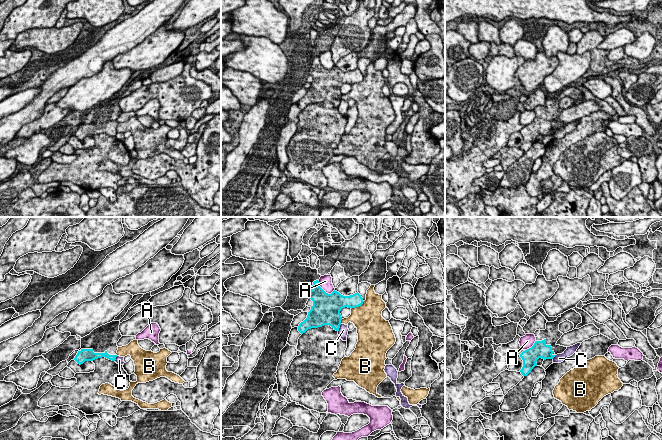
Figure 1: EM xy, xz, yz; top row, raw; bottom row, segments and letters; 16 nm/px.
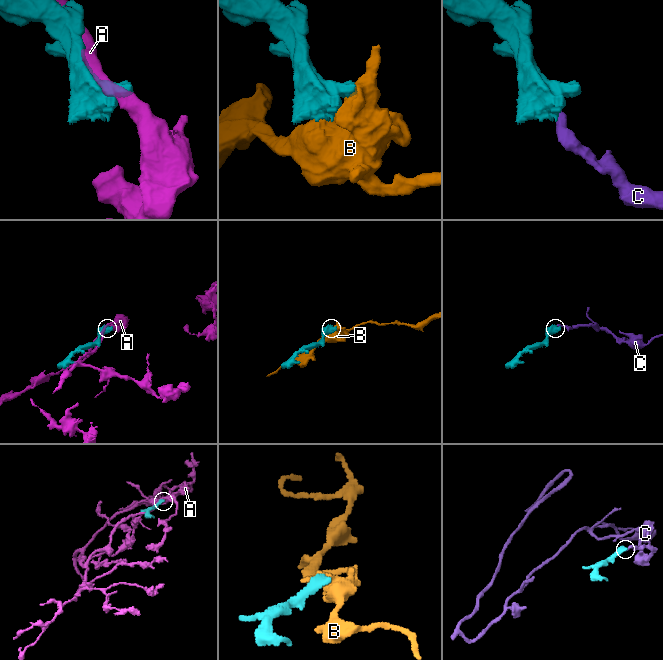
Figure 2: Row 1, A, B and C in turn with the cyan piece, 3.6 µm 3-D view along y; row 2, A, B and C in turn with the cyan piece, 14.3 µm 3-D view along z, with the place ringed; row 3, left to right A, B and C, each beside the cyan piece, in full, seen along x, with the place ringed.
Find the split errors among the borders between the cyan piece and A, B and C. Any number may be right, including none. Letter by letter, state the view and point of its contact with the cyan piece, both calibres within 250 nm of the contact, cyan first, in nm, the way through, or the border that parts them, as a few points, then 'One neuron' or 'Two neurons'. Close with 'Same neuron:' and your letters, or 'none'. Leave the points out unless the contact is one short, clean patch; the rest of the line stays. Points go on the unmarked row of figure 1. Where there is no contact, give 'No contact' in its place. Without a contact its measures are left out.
A: Touches cyan at xz (324, 67). Thickness 420 nm (cyan) against 200 nm. Two neurons
B: Touches cyan at xz (357, 82). Thickness 220 nm (cyan) against 480 nm. Two neurons
C: Touches cyan at xz (339, 103). Thickness 320 nm (cyan) against 160 nm. Boundary: xz (341, 100), (338, 107). Two neurons
Same neuron: none

